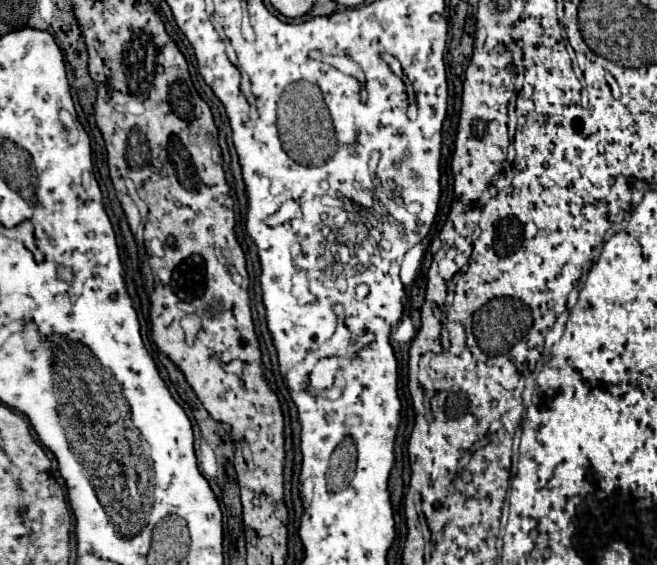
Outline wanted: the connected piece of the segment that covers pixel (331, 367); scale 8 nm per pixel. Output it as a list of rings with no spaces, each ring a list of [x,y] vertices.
[[[325,359],[325,361],[319,361],[319,365],[317,365],[317,371],[313,371],[315,375],[313,377],[309,377],[311,379],[311,385],[315,387],[315,389],[327,389],[327,387],[331,387],[333,385],[333,381],[335,381],[335,369],[337,369],[339,365],[337,363],[333,363],[333,359]]]

